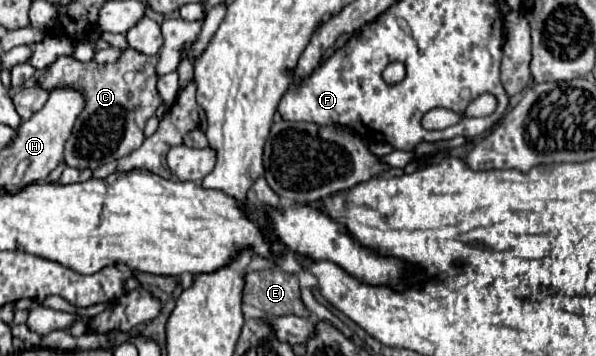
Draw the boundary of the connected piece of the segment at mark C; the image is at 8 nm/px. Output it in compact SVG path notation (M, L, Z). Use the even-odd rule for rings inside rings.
M133 48L121 52L111 64L77 62L73 58L57 58L39 76L37 86L53 92L57 88L73 88L83 94L85 108L75 120L73 132L65 144L63 162L71 168L97 170L103 164L129 156L143 144L145 122L155 114L161 100L155 88L157 56L143 56Z

